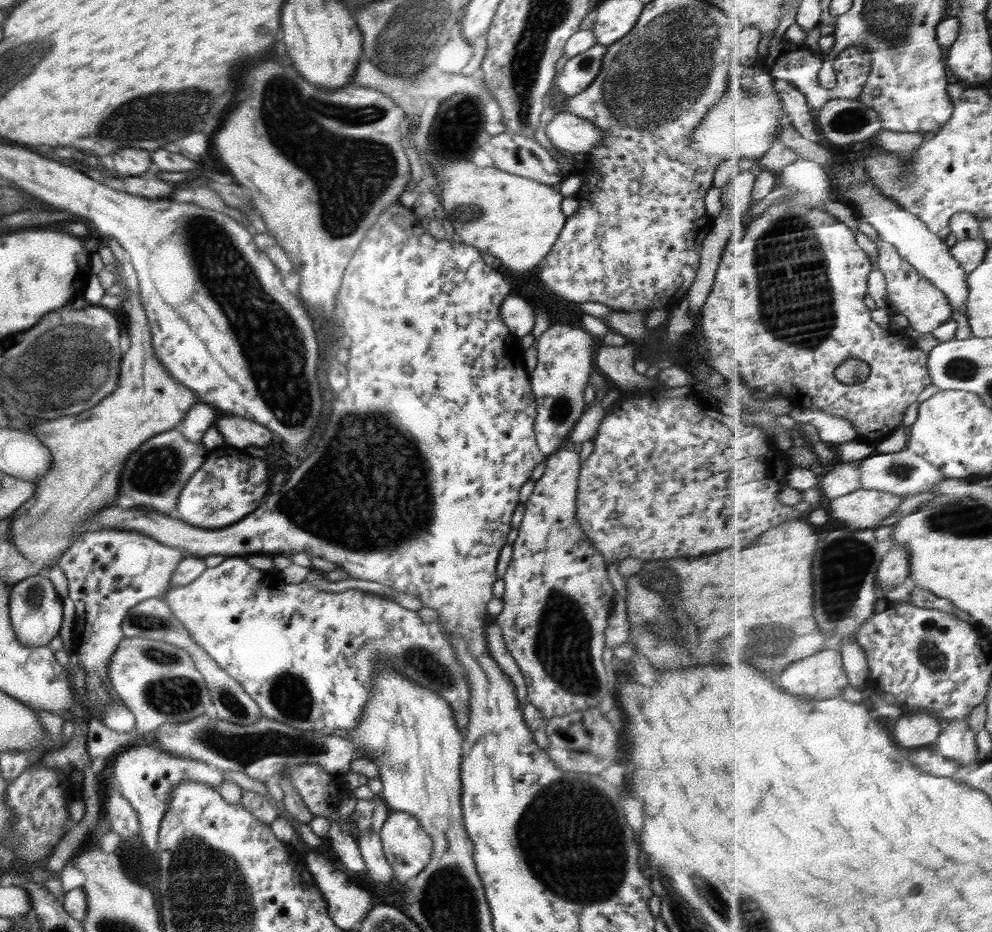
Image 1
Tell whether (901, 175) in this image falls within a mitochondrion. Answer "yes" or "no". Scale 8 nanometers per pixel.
yes

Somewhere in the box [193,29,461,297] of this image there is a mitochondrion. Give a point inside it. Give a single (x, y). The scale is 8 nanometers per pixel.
(374, 168)

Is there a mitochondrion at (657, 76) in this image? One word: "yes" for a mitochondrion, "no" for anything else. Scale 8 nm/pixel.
yes

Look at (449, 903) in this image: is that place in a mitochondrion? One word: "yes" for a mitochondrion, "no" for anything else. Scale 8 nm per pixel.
yes

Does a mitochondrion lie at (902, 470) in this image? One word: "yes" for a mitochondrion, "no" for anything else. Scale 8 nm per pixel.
yes

